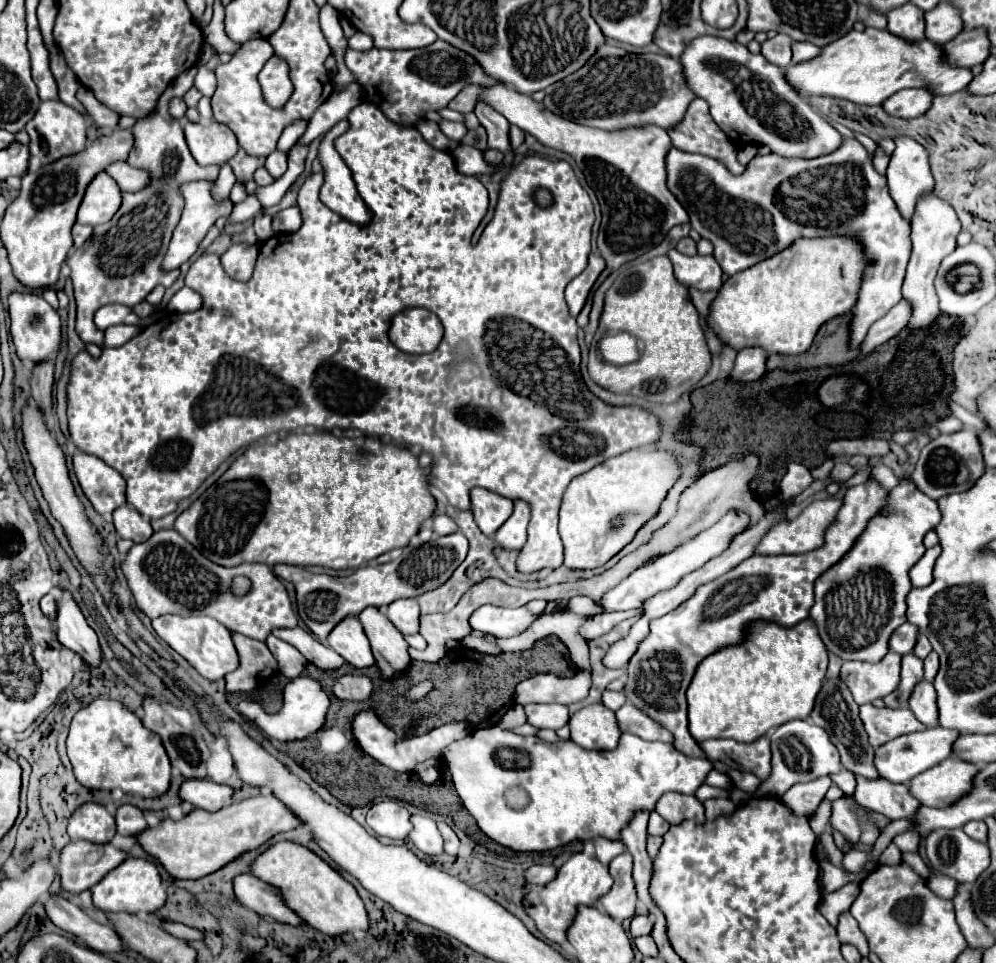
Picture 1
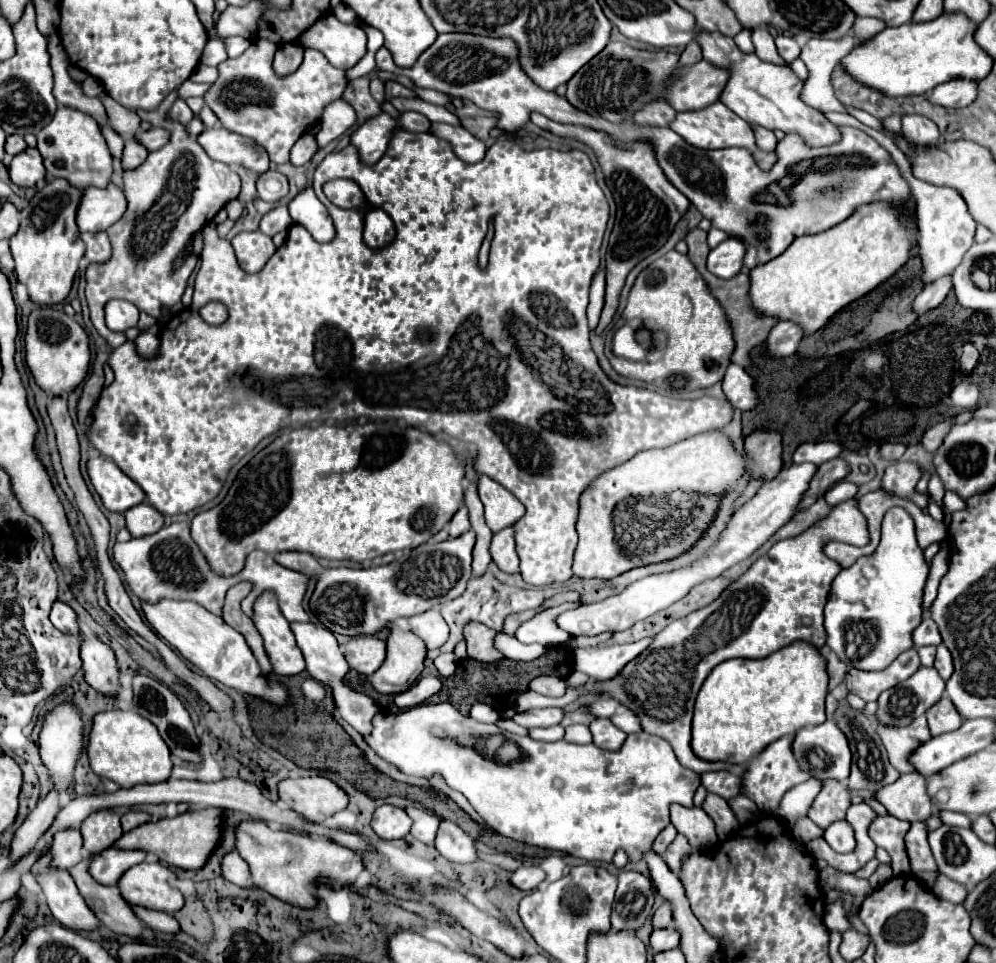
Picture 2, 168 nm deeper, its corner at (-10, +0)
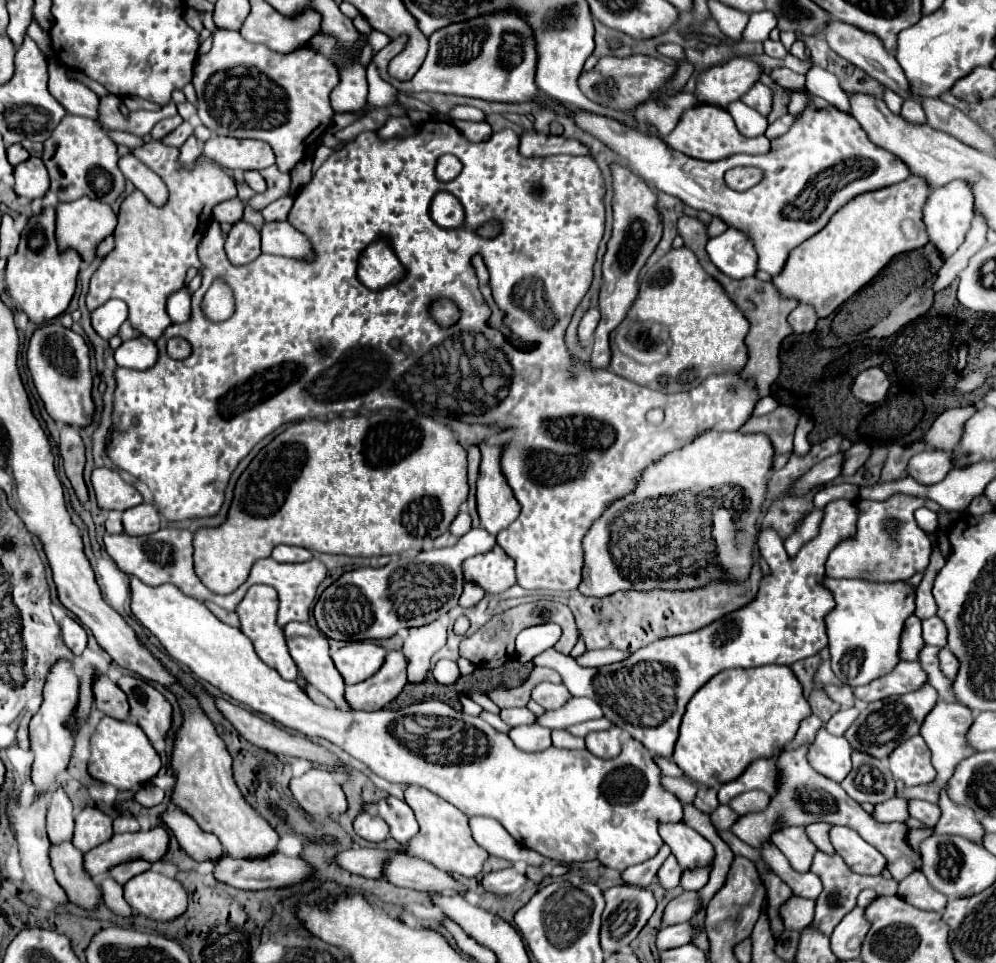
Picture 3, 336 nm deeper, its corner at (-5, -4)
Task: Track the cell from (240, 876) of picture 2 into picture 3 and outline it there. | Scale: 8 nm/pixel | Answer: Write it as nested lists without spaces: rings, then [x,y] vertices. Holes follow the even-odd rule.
[[[175,807],[163,811],[159,819],[195,861],[201,863],[217,859],[217,855],[223,853],[223,847],[213,833],[205,833],[193,819],[189,819],[189,815],[177,811]]]

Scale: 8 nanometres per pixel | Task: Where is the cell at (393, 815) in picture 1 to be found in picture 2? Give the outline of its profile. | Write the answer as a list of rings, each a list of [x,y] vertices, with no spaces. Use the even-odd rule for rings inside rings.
[[[380,805],[372,817],[372,829],[382,839],[404,839],[412,829],[412,819],[400,807]]]

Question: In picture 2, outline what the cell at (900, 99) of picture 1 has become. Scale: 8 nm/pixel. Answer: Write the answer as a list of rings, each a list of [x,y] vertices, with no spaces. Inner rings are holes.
[[[954,79],[954,81],[946,81],[938,87],[934,87],[930,93],[926,93],[926,99],[932,105],[940,105],[940,107],[966,107],[974,101],[976,95],[976,85],[974,81],[966,81],[966,79]]]

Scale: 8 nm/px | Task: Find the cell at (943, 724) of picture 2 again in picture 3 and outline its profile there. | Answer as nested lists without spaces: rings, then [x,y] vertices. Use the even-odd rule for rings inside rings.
[[[939,701],[933,711],[927,715],[925,723],[921,725],[921,737],[927,741],[931,753],[933,753],[933,767],[937,769],[937,779],[931,785],[921,785],[921,787],[907,787],[899,795],[913,797],[913,799],[925,799],[931,803],[939,801],[941,787],[951,779],[955,767],[969,755],[975,753],[975,749],[967,743],[967,731],[973,725],[973,711],[961,703],[945,703]]]

